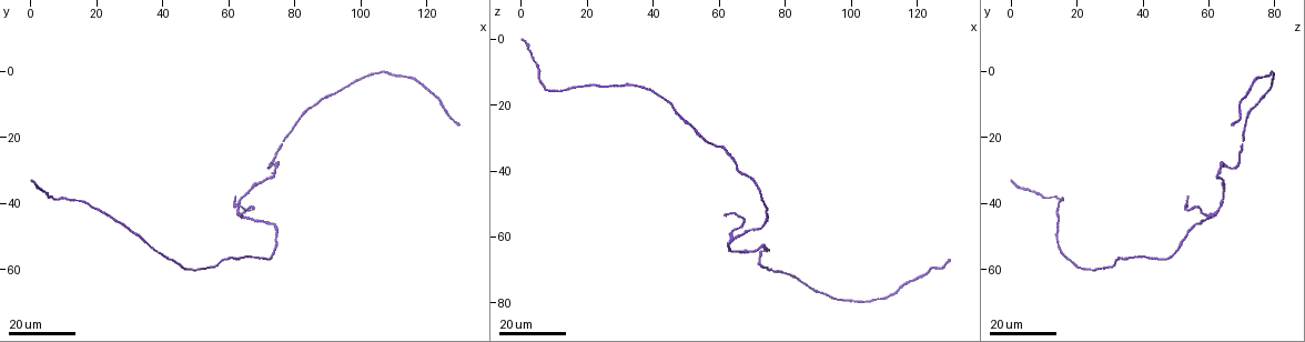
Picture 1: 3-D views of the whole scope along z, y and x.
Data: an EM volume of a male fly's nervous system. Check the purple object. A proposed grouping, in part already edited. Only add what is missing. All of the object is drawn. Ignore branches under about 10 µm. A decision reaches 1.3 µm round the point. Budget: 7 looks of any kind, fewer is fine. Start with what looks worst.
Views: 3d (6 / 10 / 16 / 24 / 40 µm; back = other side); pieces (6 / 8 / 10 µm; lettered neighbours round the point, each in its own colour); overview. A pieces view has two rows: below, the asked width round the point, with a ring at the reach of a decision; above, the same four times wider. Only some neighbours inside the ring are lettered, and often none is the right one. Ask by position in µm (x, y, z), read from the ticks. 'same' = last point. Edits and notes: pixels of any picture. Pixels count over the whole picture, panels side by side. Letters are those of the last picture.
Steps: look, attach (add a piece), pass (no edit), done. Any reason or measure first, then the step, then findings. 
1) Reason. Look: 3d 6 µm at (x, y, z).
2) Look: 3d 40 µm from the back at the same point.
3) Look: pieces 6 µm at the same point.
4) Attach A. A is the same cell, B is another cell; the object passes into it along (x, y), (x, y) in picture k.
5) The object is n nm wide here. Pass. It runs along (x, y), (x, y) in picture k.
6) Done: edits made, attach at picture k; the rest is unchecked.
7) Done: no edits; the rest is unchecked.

End of a long branch. Look: 3d 16 µm at (0, 34, 0).

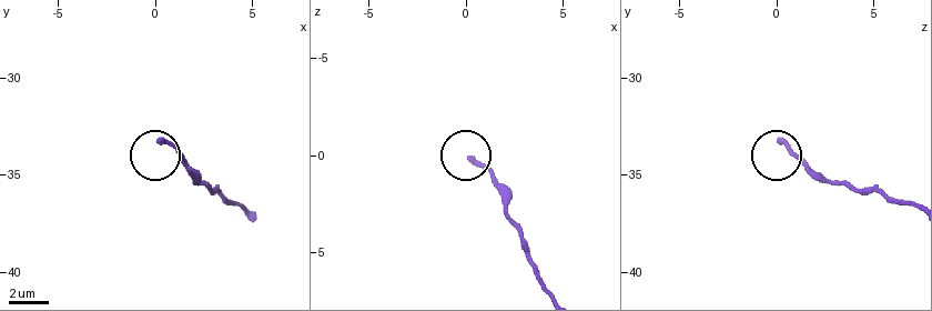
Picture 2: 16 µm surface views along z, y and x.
Look: pieces 6 µm at (0.2, 33.3, 0.1).

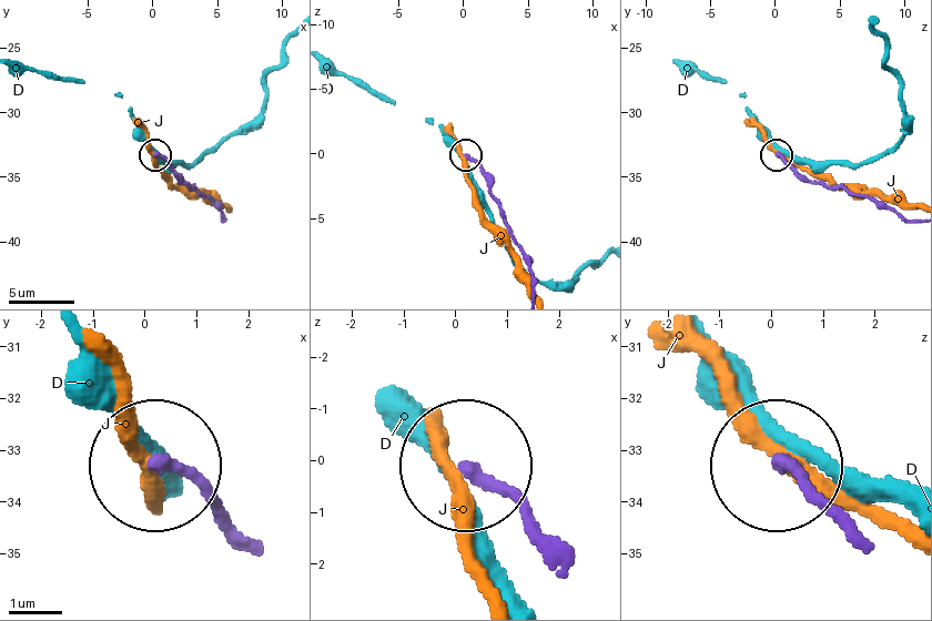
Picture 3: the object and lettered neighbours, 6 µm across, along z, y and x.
Pass. D and J are other cells; it runs along (231, 517), (155, 469) in picture 3; no lettered piece goes on from it.

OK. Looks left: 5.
End of a long branch. Look: 3d 24 µm at (63, 38, 53).

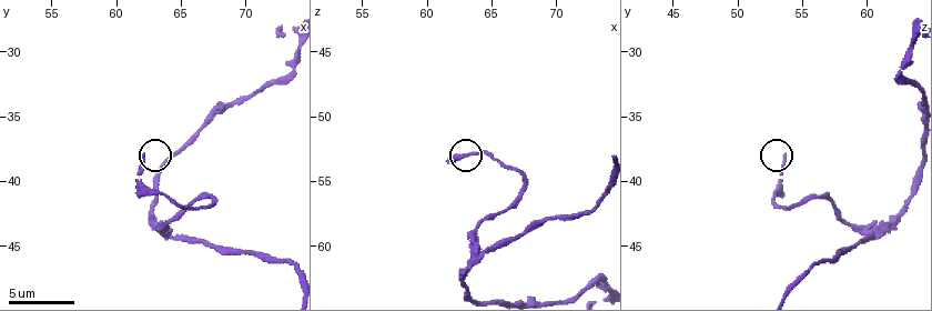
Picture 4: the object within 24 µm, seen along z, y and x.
Look: pieces 6 µm at (62.2, 38.2, 53.8).

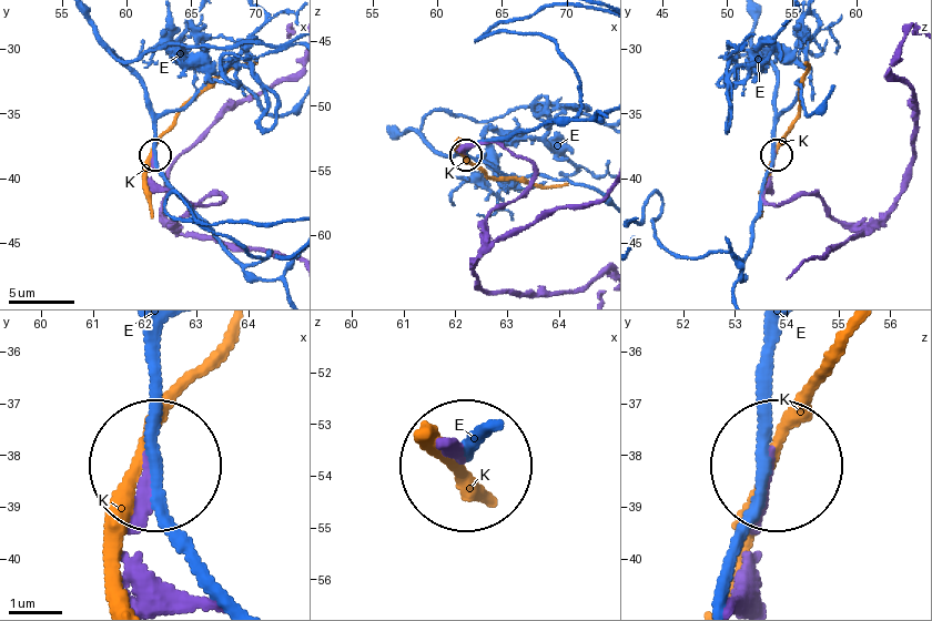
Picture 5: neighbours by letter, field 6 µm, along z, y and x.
The object is 180 nm wide here. Pass. E and K are other cells; it runs along (509, 231), (488, 217), (533, 168), (490, 141), (463, 153) in picture 5; none of them fits.

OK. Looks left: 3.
An open end. Look: 3d 16 µm at (129, 16, 68).

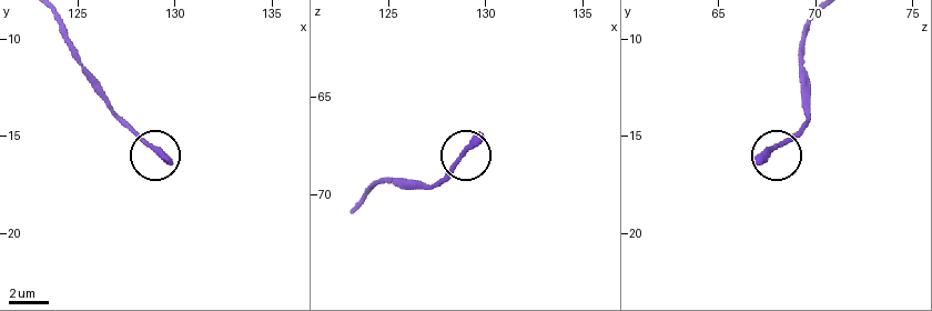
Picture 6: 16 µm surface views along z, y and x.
Look: pieces 8 µm at (129.8, 16.3, 67.0).

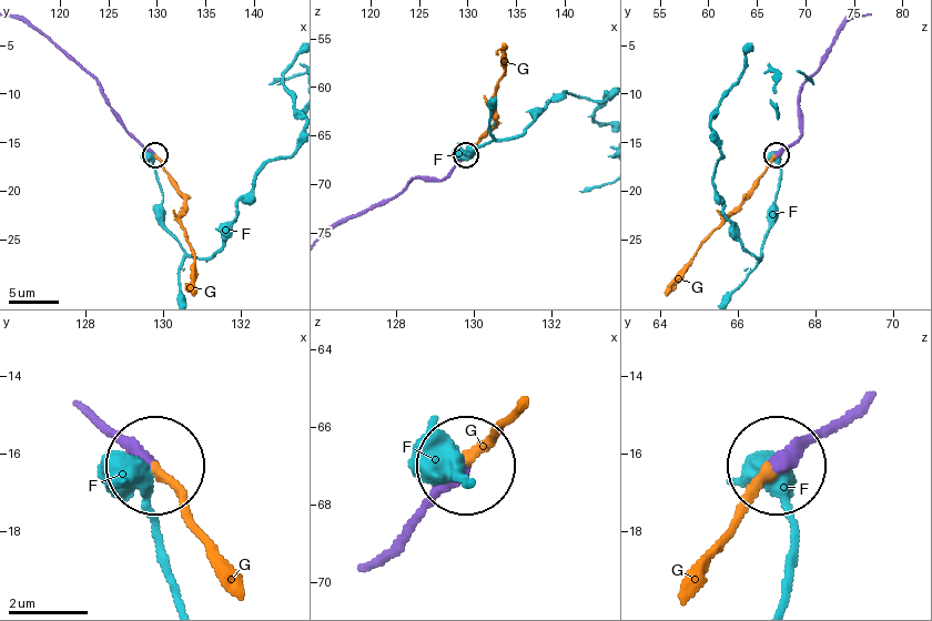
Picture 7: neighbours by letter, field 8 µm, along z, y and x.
Attach G. G is the same cell, F is another cell; it goes on there.

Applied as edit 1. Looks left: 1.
Done: edits made, attach at picture 7; the rest is unchecked.

